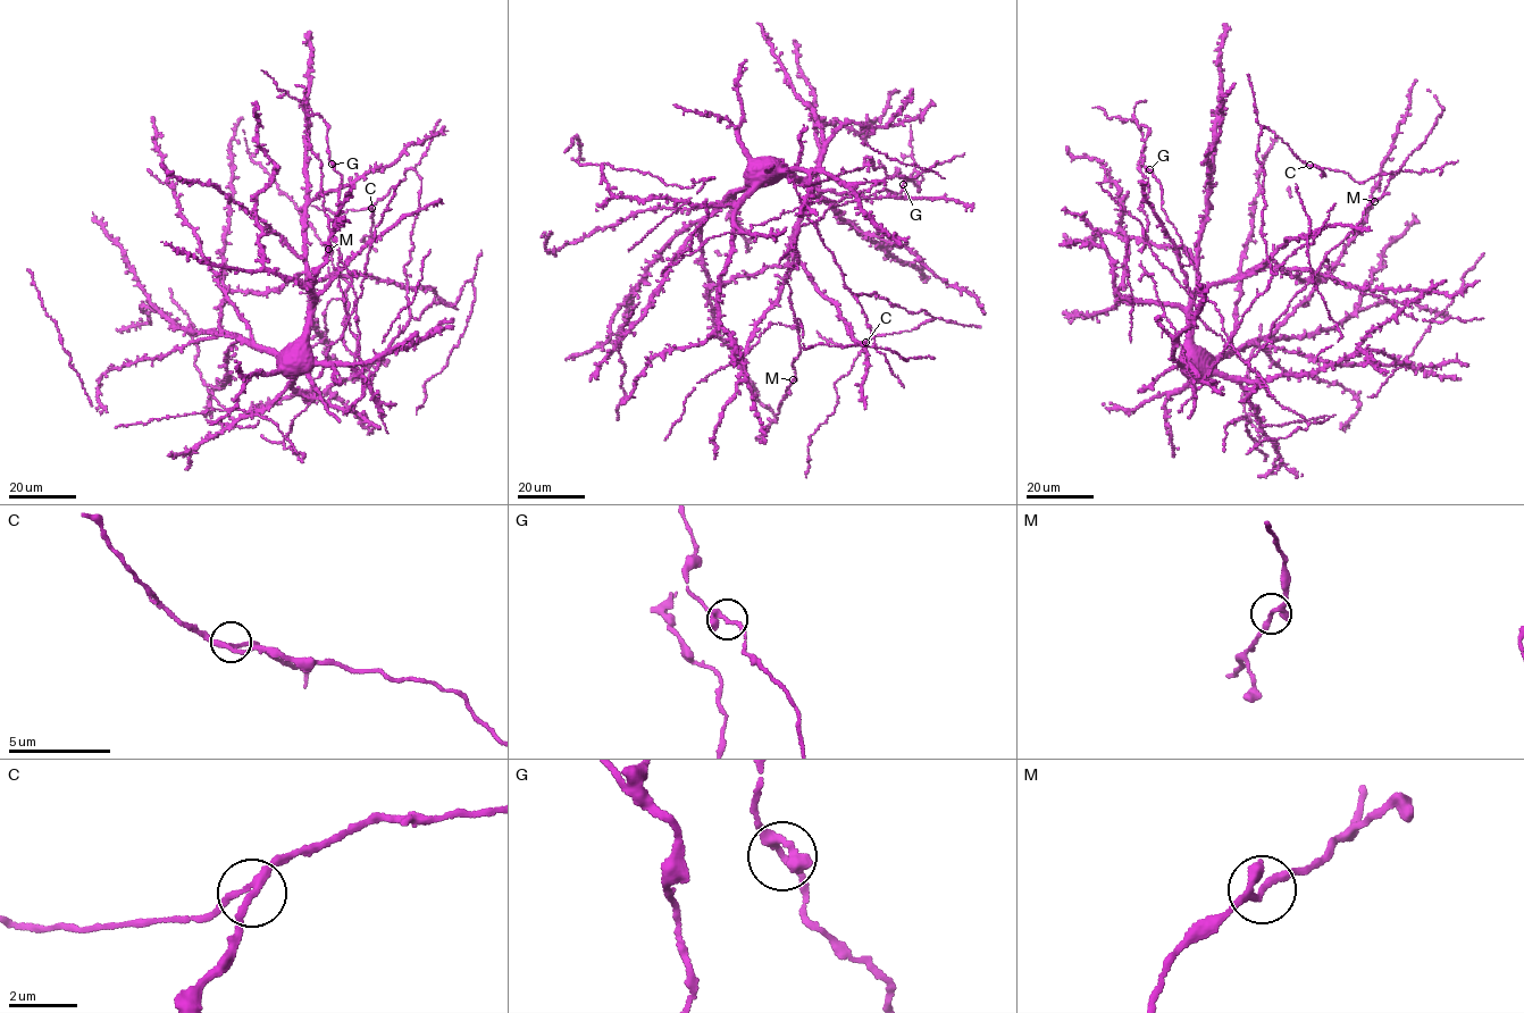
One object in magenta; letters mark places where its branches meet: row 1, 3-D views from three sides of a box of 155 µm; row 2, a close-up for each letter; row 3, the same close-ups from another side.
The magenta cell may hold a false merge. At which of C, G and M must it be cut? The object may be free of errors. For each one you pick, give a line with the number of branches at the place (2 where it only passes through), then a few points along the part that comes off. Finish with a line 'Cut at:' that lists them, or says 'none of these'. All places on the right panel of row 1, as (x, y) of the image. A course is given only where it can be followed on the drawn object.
Cut at: none of these

